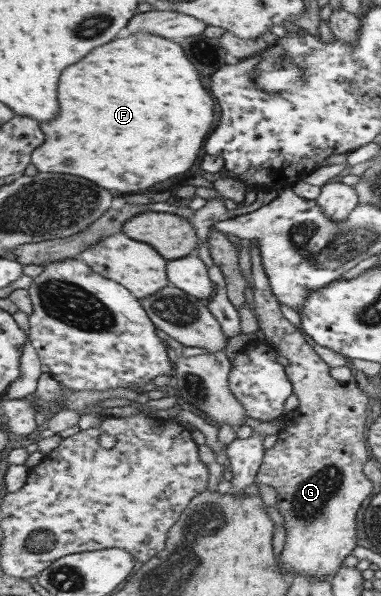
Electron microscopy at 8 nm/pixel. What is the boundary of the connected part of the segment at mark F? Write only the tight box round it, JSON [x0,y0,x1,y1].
[33,34,217,192]

